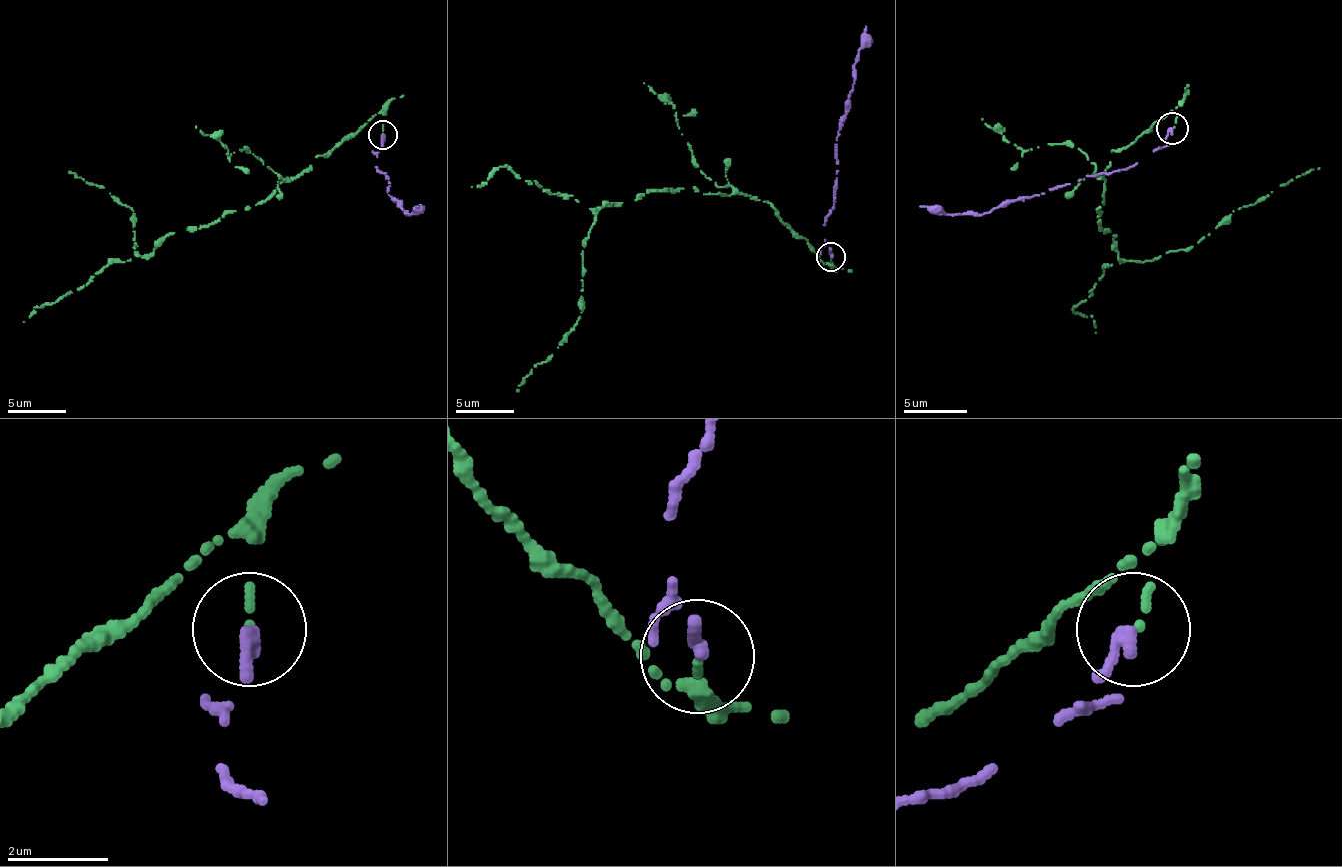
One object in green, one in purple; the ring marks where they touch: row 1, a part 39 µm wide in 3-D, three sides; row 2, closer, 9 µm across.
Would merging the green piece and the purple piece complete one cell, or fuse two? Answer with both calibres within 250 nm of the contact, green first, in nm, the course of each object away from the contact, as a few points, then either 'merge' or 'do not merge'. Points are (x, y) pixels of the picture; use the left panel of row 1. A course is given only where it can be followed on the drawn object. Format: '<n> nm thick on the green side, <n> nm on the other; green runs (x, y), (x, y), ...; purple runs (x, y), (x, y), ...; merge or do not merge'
110 nm thick on the green side, 300 nm on the other; green runs (383, 136), (383, 115), (378, 112), (255, 206), (170, 232), (150, 255), (135, 252), (132, 209), (68, 171); purple runs (383, 136), (378, 153), (378, 171), (386, 173), (389, 179), (389, 197), (407, 214), (418, 206); do not merge

